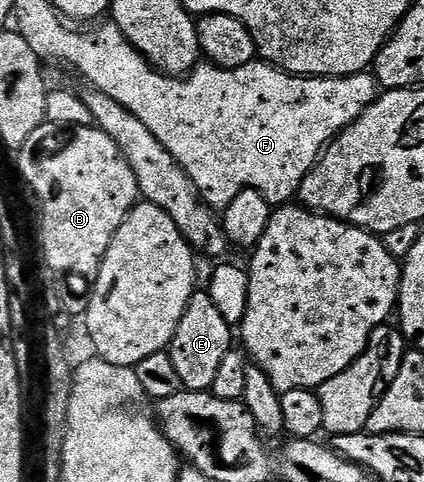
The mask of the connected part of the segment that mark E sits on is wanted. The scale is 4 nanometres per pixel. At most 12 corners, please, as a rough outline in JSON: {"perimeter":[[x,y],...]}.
{"perimeter":[[194,291],[167,349],[187,392],[210,391],[234,347],[208,291]]}

